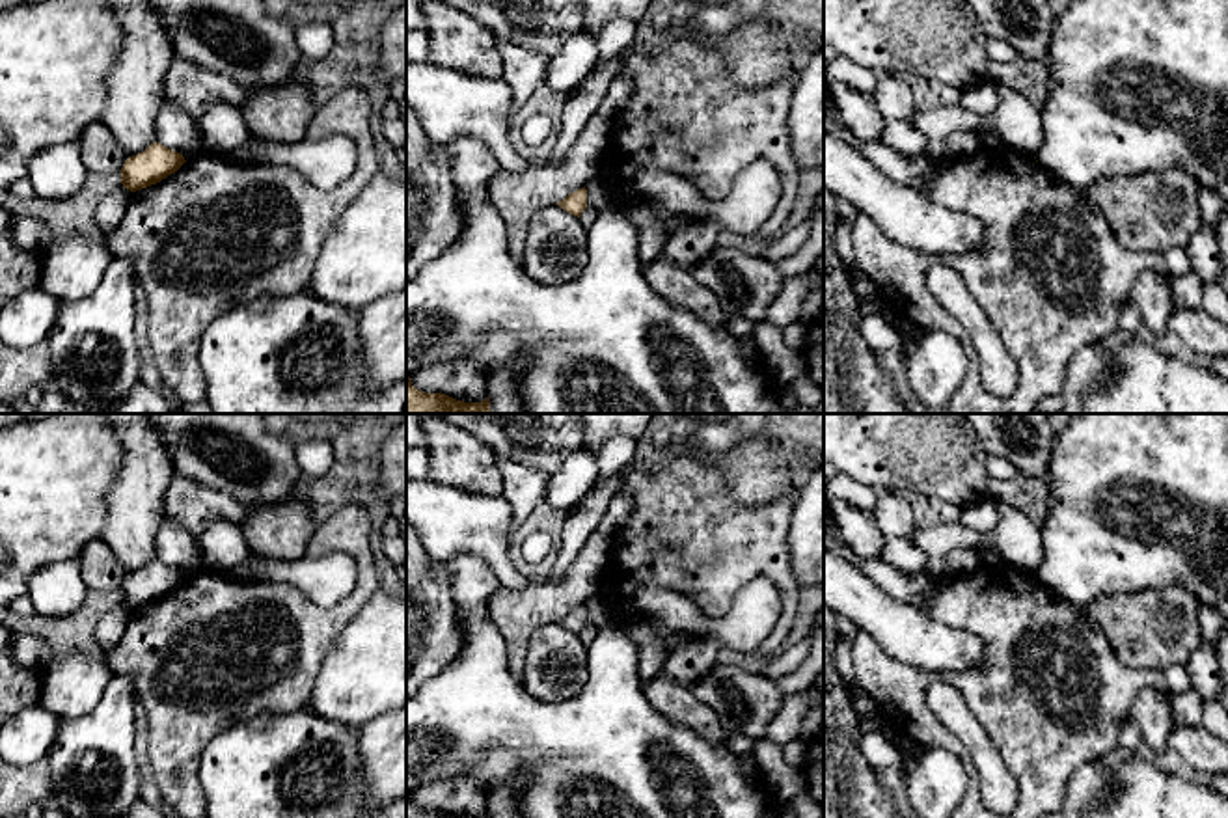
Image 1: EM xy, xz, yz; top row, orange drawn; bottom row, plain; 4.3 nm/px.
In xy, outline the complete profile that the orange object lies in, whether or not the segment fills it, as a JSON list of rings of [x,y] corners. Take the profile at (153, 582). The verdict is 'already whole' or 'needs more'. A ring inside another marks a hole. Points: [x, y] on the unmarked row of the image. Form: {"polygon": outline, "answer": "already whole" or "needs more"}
{"polygon": [[[155,559],[145,568],[125,578],[119,589],[121,602],[130,609],[147,606],[175,591],[184,579],[181,570]]], "answer": "already whole"}

